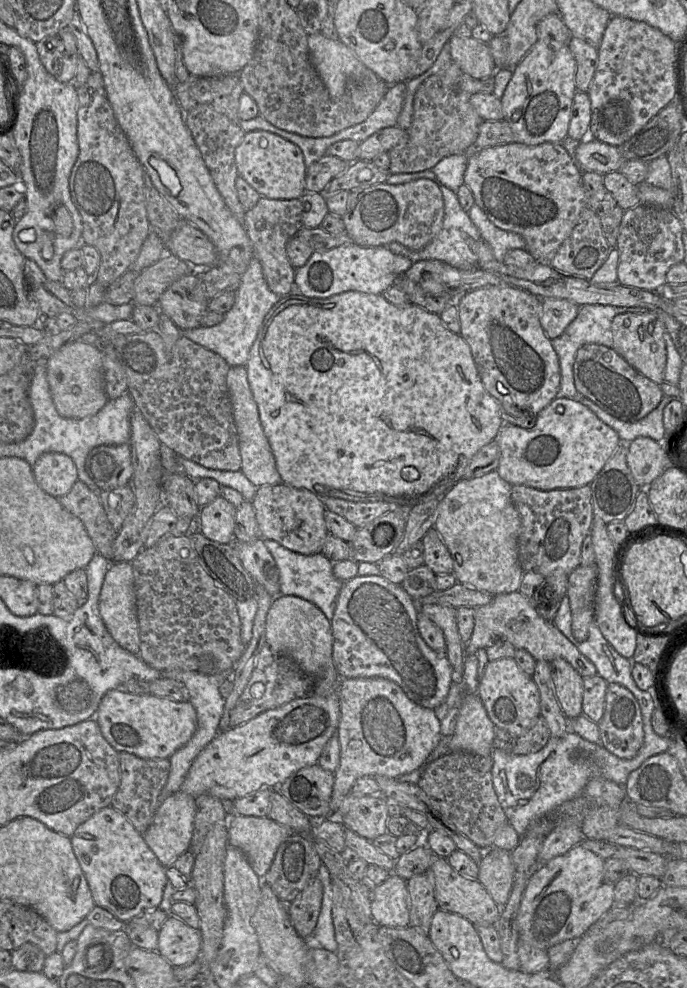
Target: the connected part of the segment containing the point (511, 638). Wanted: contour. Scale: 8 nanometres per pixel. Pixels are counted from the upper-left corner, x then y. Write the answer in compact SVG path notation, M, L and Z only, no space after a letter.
M520 592L494 595L493 600L484 606L474 608L474 631L470 641L465 646L466 655L476 654L479 649L486 649L497 641L508 641L516 649L528 651L536 661L545 660L552 662L557 658L563 658L583 677L597 675L595 665L587 659L577 647L553 624L543 619L530 601Z

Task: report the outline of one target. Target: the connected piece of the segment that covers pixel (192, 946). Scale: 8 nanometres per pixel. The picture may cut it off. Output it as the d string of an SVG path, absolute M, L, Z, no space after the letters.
M169 915L158 930L156 951L174 967L189 964L200 958L201 930L189 926L175 915Z

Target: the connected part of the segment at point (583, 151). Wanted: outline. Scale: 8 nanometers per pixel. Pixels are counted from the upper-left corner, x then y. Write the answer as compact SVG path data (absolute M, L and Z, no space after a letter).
M594 138L578 143L574 156L582 171L592 171L602 175L618 171L626 161L618 147Z

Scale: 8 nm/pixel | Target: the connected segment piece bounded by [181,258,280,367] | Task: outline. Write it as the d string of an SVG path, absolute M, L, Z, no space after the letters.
M253 258L241 278L235 291L235 303L224 314L224 319L212 327L198 327L181 331L181 336L219 355L230 366L245 366L250 349L257 337L260 327L280 296L273 293L267 286L262 266L258 259Z

